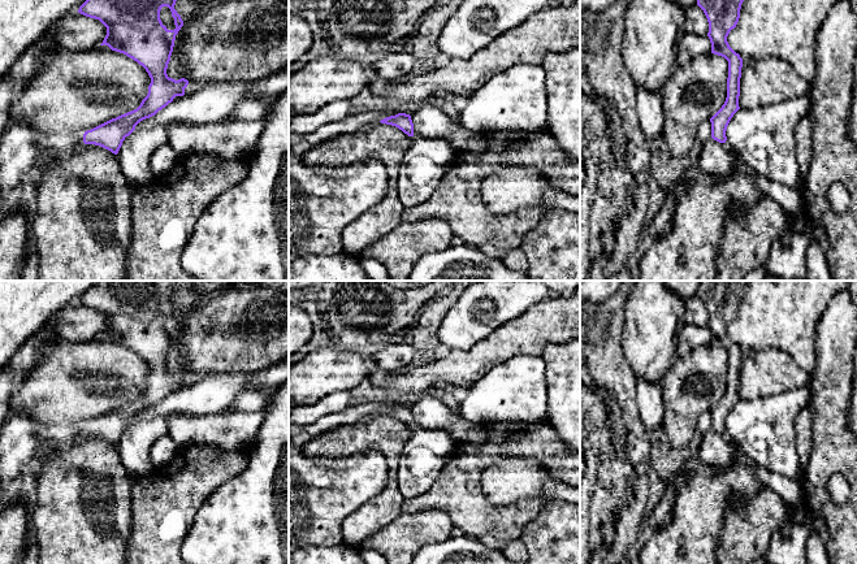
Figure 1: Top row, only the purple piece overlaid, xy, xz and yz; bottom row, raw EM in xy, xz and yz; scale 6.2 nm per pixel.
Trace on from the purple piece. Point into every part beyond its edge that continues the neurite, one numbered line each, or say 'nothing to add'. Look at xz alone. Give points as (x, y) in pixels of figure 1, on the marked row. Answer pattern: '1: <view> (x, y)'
1: xz (364, 102)

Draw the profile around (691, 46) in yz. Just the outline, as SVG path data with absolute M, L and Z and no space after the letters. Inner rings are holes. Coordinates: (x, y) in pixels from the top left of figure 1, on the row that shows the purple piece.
M684 32L678 44L678 65L685 65L694 57L711 53L711 43L707 35Z

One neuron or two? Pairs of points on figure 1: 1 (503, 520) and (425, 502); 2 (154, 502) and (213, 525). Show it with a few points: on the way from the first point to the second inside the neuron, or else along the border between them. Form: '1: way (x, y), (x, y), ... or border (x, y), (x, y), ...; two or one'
1: way (484, 520), (480, 520), (462, 502), (445, 502); one
2: border (211, 493), (195, 513), (181, 546); two

